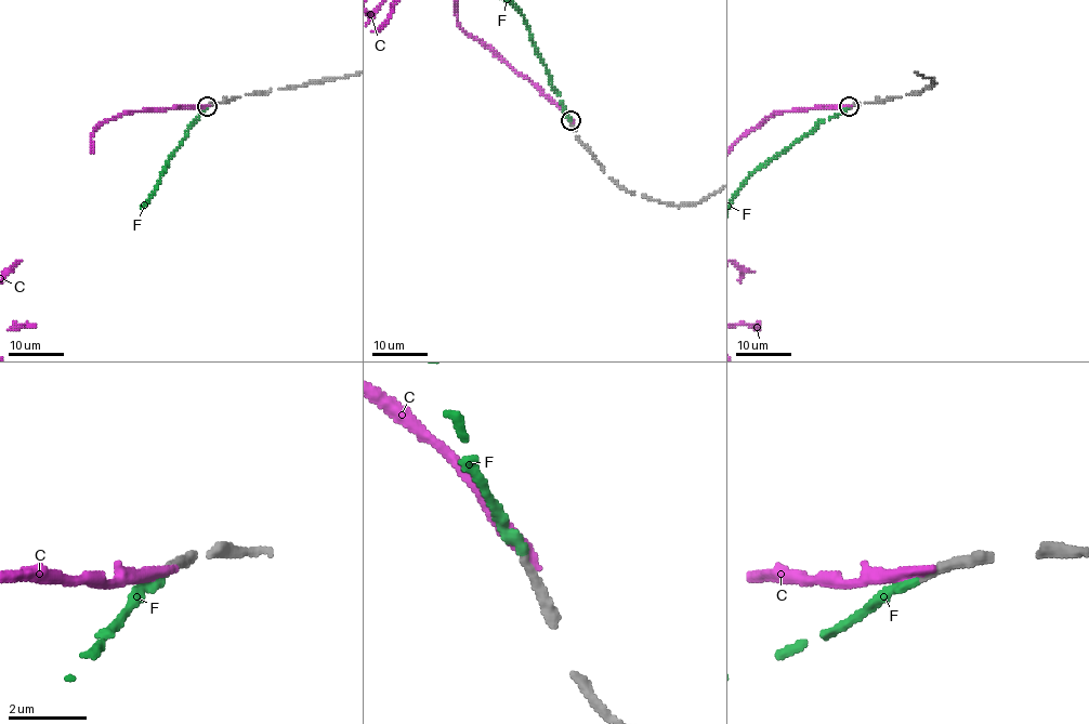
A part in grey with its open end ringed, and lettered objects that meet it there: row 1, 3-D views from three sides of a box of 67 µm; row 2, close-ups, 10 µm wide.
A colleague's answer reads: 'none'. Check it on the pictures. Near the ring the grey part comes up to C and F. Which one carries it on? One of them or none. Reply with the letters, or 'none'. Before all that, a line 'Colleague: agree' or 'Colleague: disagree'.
Colleague: disagree
F

